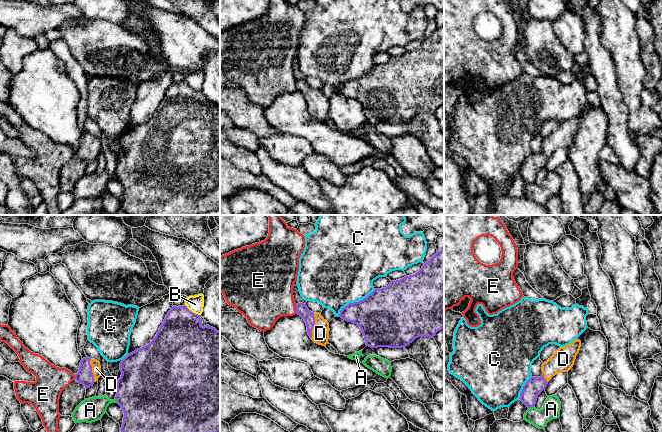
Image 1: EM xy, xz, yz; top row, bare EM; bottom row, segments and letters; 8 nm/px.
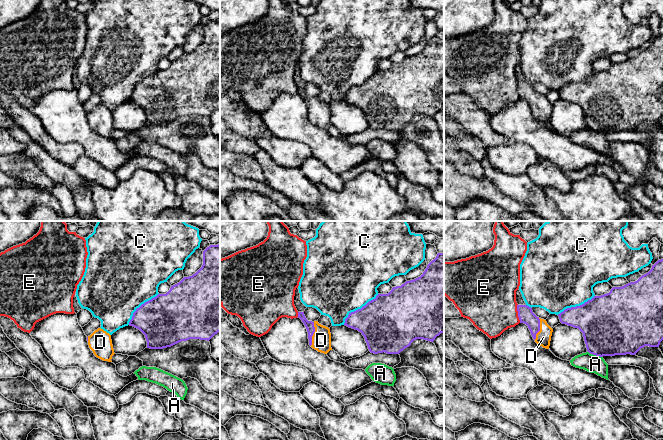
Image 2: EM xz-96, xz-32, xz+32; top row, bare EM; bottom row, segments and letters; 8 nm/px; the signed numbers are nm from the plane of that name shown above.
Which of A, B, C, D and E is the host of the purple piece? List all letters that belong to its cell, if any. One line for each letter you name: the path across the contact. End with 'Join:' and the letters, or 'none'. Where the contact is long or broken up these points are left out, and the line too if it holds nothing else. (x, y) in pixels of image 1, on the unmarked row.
D: Path across: xz (301, 85), (313, 101), (320, 109)
Join: D

